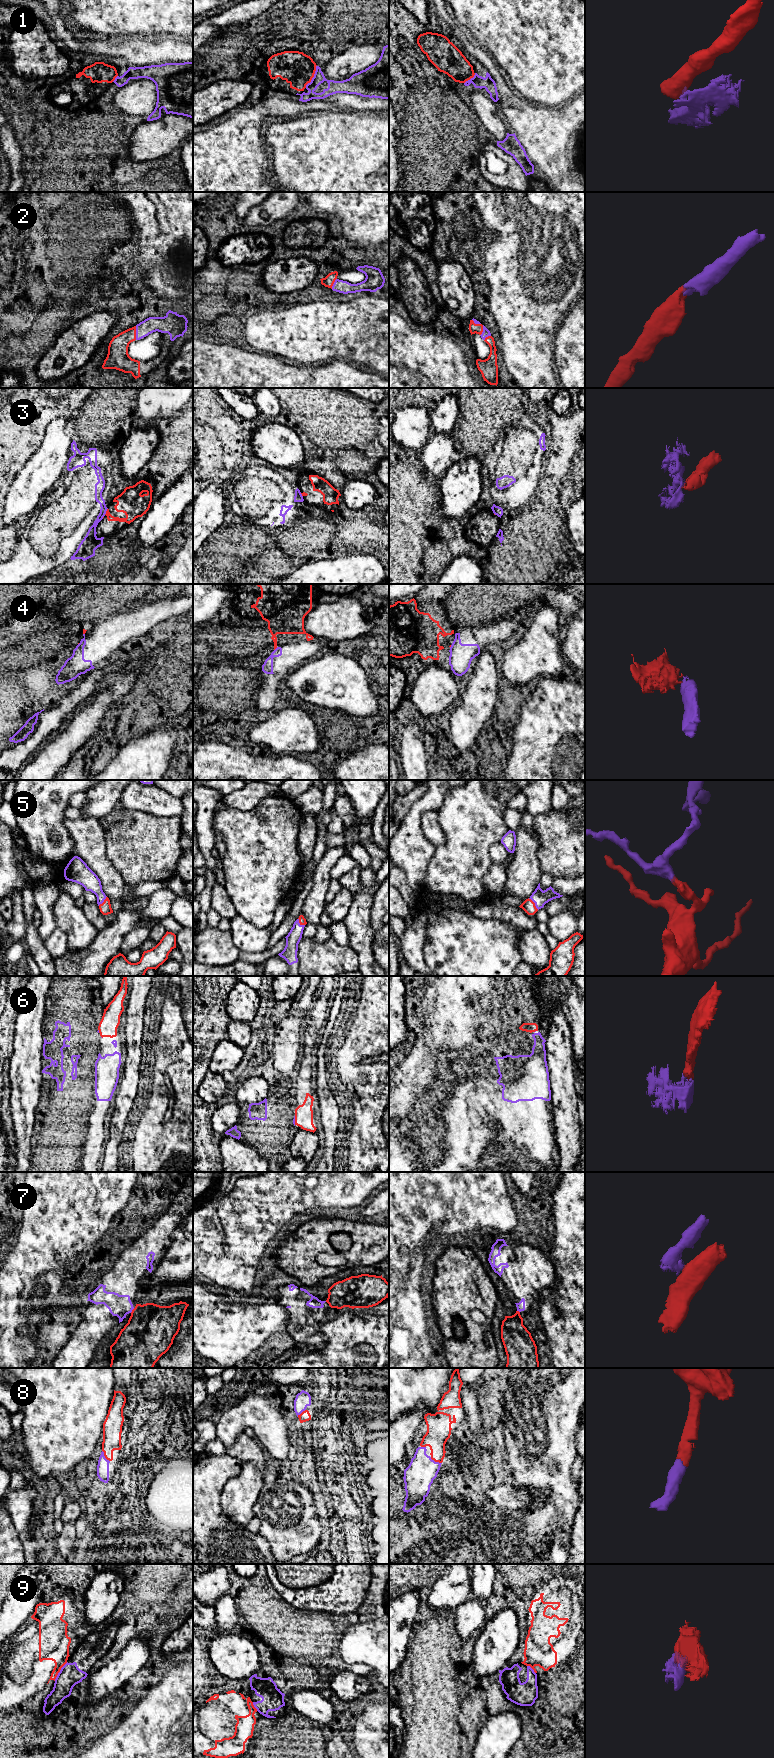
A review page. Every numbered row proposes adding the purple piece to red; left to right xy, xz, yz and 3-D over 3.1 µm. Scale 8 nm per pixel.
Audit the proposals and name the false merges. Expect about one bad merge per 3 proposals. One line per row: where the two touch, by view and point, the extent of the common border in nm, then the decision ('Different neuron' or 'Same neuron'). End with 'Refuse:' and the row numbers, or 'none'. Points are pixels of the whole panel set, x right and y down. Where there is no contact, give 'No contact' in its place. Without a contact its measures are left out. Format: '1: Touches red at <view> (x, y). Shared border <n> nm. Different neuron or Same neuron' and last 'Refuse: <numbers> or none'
1: Touches red at xz (313, 76). Shared border 200 nm. Different neuron
2: Touches red at xy (135, 333). Shared border 110 nm. Same neuron
3: Touches red at xy (106, 511). Shared border 60 nm. Different neuron
4: Touches red at xz (275, 648). Shared border 40 nm. Different neuron
5: Touches red at yz (534, 903). Shared border 130 nm. Same neuron
6: Touches red at xz (295, 1120). Shared border 70 nm. Same neuron
7: Touches red at xy (132, 1310). Shared border 50 nm. Different neuron
8: Touches red at yz (436, 1461). Shared border 110 nm. Same neuron
9: Touches red at xy (59, 1671). Shared border 190 nm. Different neuron
Refuse: 1, 3, 4, 7, 9

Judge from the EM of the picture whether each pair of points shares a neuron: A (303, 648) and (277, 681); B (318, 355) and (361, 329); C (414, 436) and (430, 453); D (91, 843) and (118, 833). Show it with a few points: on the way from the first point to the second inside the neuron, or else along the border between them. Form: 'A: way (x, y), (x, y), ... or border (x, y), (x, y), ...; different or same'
A: way (295, 656), (278, 673); same
B: way (329, 344), (342, 331), (350, 331); same
C: border (432, 432), (421, 449); different
D: border (99, 820), (104, 831), (105, 854), (110, 861); different

